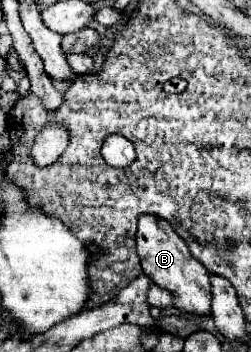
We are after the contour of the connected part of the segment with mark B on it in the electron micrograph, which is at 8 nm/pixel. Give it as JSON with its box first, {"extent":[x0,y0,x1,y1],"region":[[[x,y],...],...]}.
{"extent":[137,213,211,315],"region":[[[143,213],[139,215],[139,229],[137,229],[137,255],[143,265],[143,273],[147,273],[159,287],[171,289],[179,301],[175,301],[177,309],[197,315],[211,313],[211,287],[209,287],[209,273],[191,253],[187,243],[177,235],[171,223],[163,221],[157,215]]]}

